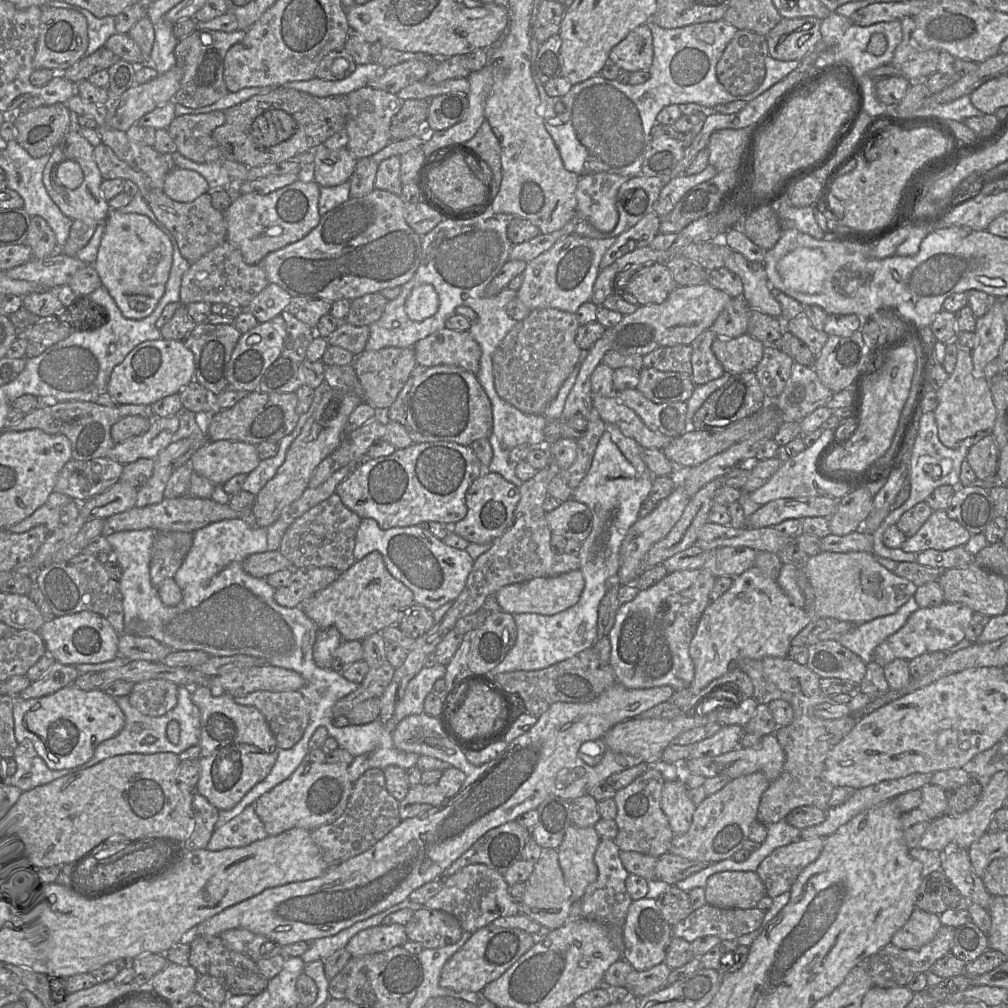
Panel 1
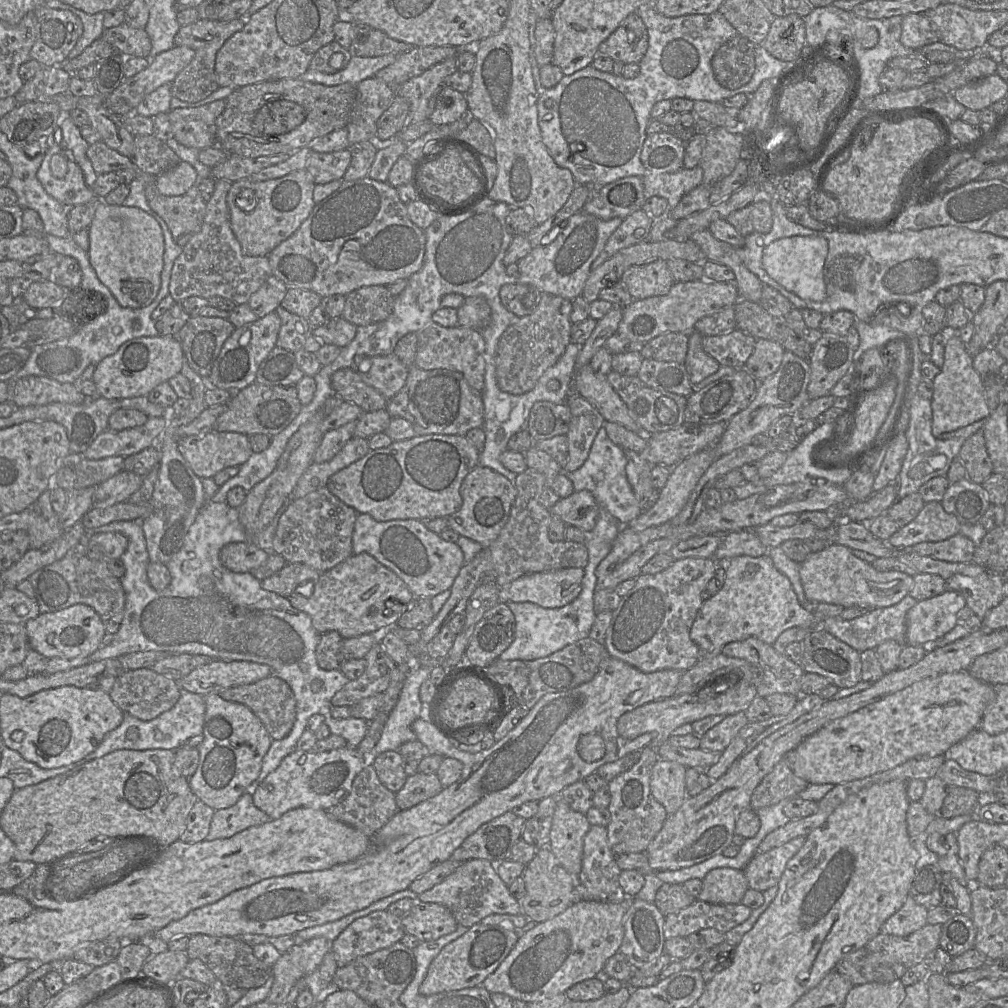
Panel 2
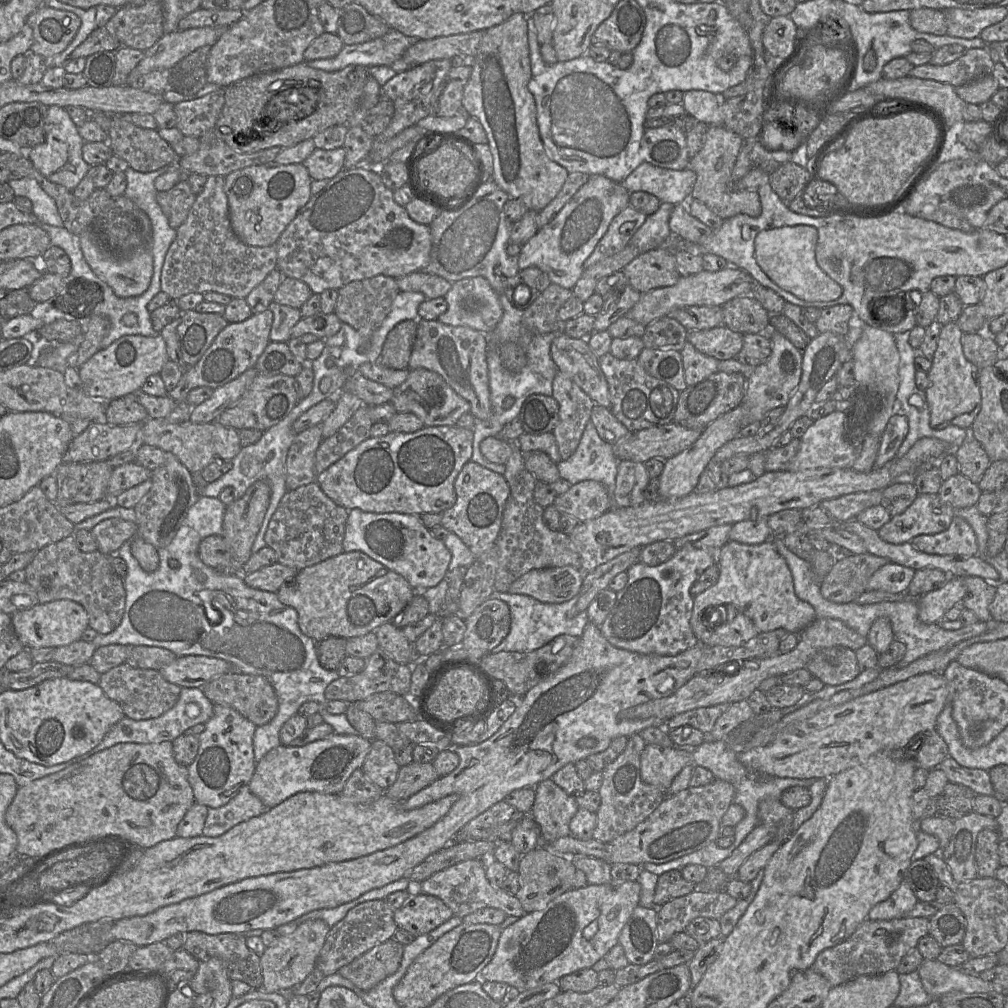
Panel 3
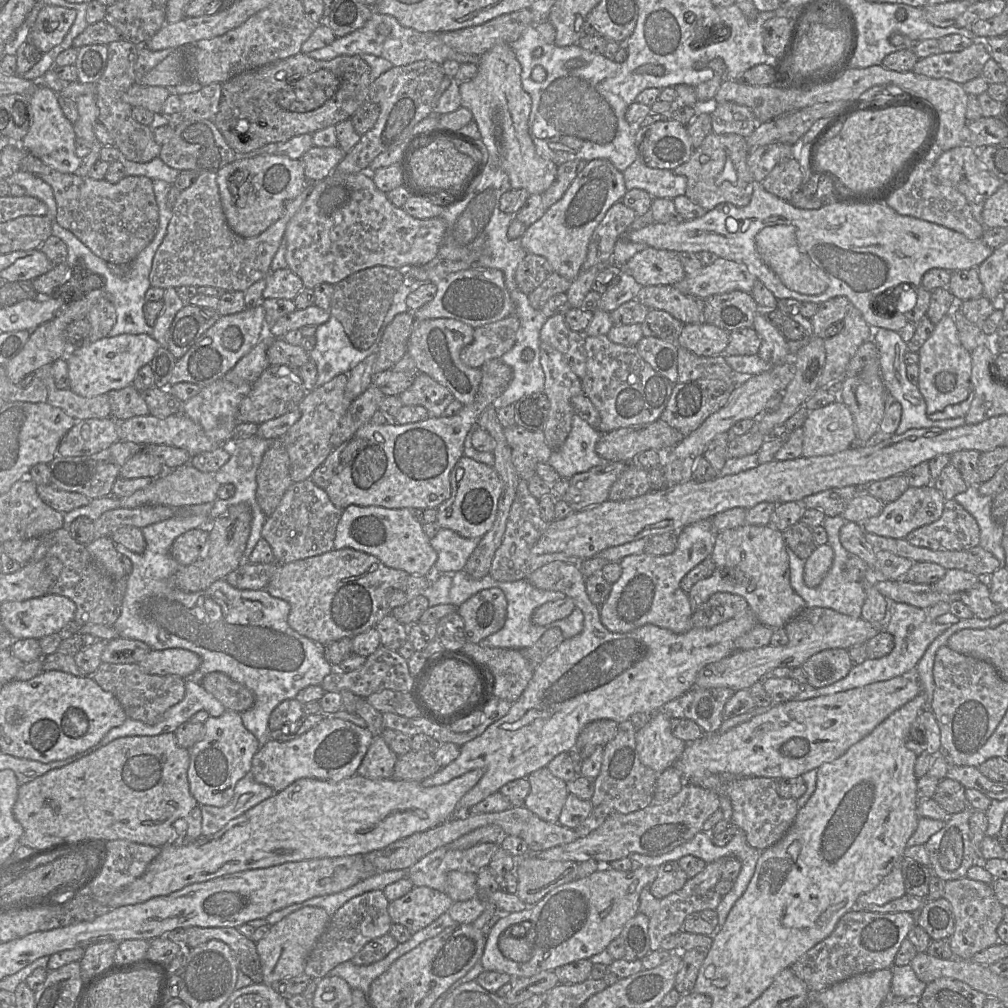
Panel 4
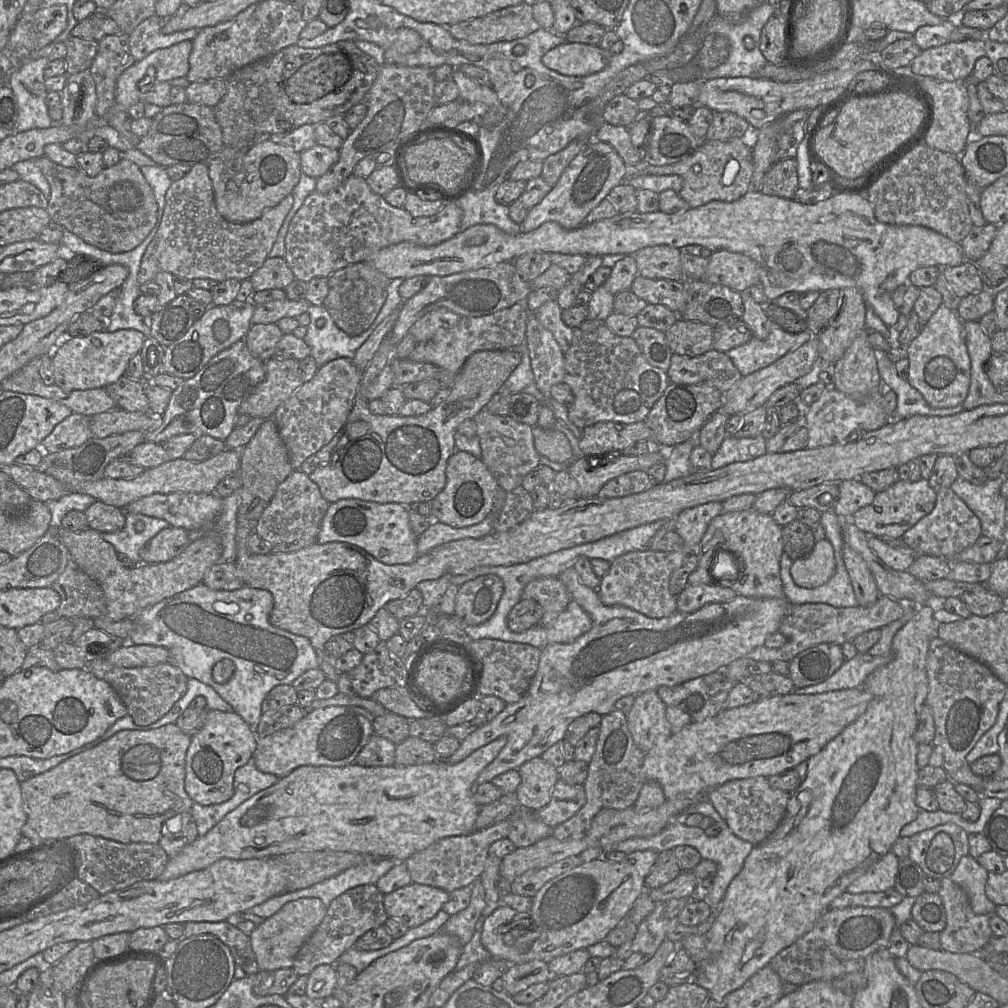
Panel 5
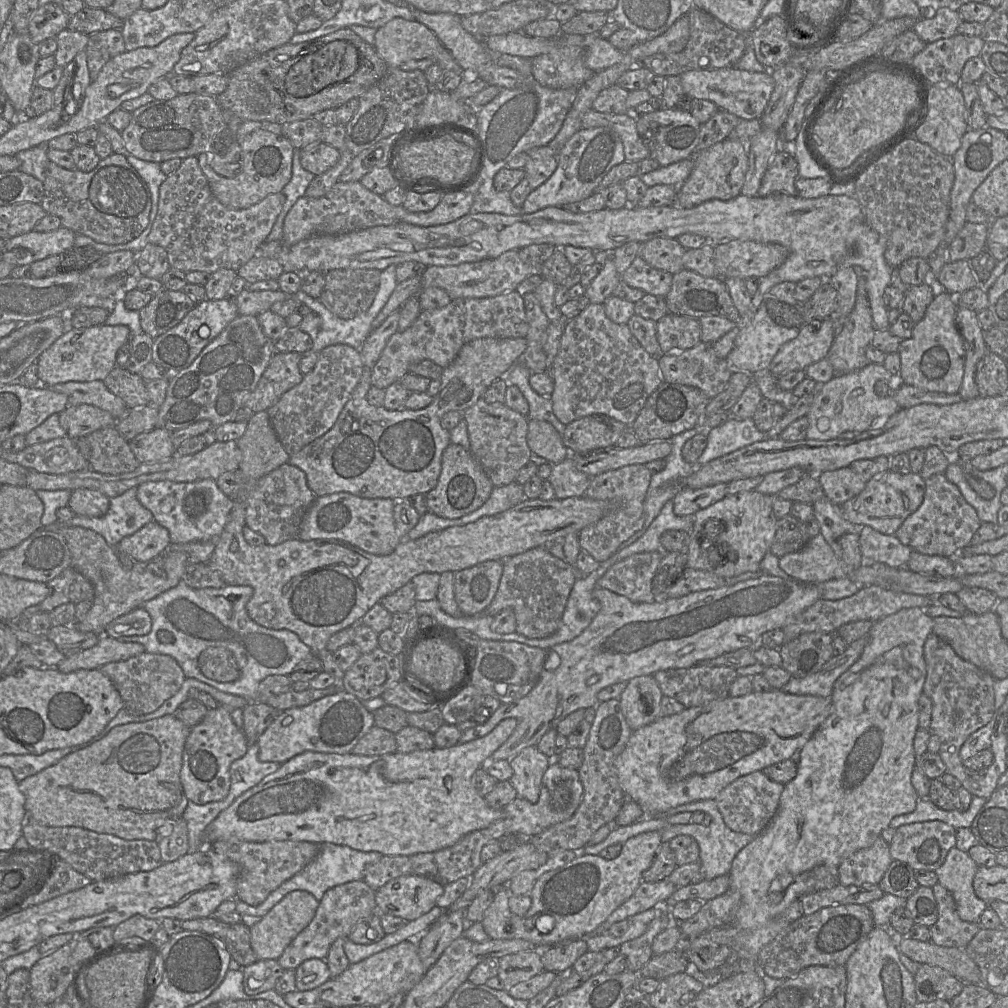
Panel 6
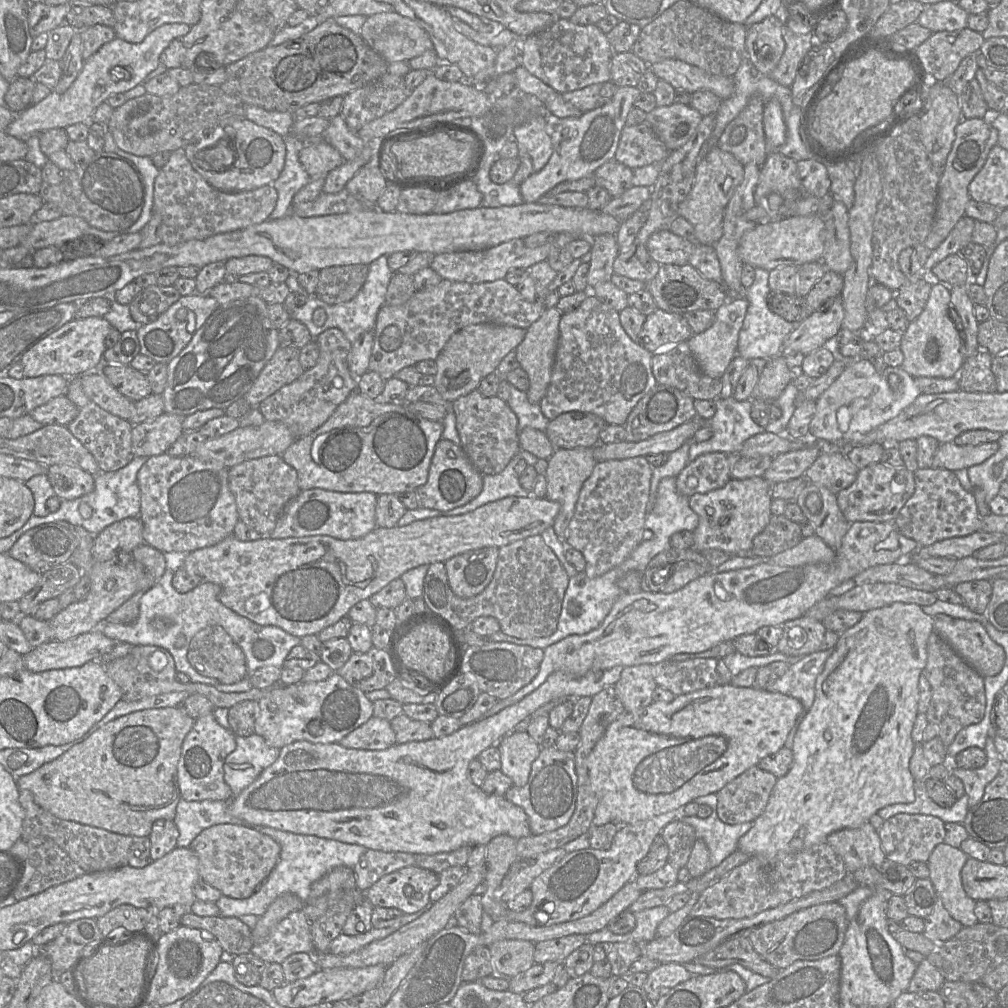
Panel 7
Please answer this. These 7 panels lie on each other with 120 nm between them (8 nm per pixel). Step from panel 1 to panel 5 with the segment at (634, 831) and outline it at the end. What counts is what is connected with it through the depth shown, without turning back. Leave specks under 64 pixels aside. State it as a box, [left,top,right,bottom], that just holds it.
[551,708,647,840]

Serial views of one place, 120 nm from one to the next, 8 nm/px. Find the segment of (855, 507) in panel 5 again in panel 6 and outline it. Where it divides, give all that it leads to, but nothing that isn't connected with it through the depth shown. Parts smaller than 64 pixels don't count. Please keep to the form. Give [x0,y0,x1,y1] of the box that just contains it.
[816,467,866,507]

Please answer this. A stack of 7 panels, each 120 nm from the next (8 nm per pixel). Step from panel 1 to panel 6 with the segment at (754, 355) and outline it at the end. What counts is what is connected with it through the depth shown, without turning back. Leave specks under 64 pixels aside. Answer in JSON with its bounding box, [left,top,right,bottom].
[656,313,701,354]

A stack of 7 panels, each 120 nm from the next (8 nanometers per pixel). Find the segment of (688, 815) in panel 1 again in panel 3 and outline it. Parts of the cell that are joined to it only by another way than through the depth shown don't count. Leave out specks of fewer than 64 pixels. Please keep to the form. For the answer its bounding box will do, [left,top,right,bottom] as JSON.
[640,744,691,794]

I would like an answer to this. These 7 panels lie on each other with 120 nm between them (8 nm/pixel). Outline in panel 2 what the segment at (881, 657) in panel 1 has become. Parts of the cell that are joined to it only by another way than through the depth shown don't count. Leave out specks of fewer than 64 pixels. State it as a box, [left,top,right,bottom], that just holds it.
[905,589,965,647]

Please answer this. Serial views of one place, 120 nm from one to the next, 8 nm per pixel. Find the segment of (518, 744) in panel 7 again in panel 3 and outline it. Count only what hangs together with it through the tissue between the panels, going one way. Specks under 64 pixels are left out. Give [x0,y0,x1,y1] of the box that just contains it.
[529,778,579,844]

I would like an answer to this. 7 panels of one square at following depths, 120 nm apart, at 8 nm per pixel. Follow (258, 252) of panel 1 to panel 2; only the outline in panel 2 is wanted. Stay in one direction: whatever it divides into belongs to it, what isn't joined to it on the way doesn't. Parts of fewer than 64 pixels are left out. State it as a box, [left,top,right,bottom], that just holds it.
[227,169,315,257]

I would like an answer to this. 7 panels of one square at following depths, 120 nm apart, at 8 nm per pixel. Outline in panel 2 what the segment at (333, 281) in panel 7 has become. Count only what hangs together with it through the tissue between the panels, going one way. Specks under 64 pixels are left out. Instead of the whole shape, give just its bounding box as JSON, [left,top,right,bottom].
[342,286,395,326]

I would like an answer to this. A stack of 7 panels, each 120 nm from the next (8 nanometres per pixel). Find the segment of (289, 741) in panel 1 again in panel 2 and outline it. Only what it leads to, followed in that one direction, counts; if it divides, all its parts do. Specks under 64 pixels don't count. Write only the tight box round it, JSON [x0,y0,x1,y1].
[217,675,296,740]

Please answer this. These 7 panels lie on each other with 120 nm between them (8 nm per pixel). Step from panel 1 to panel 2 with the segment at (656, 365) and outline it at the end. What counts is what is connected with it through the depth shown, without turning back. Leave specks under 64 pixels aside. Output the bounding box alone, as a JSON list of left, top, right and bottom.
[640,332,689,364]

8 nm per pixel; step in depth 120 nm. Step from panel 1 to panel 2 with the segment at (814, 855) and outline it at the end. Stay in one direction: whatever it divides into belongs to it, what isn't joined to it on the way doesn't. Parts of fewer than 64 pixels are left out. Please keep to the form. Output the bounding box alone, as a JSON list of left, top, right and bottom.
[743,836,805,892]

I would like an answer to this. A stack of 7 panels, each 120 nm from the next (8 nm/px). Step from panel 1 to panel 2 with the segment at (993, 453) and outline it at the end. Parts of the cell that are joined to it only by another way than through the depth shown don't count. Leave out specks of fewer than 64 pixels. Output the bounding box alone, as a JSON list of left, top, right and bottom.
[958,431,993,485]

